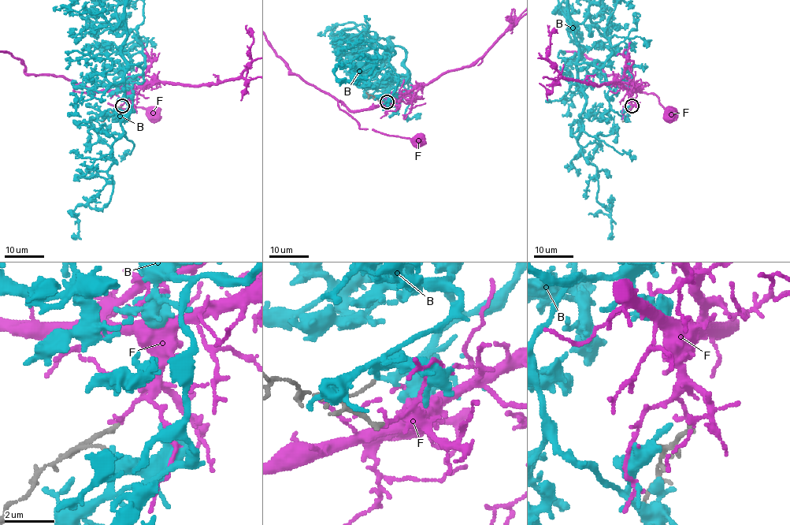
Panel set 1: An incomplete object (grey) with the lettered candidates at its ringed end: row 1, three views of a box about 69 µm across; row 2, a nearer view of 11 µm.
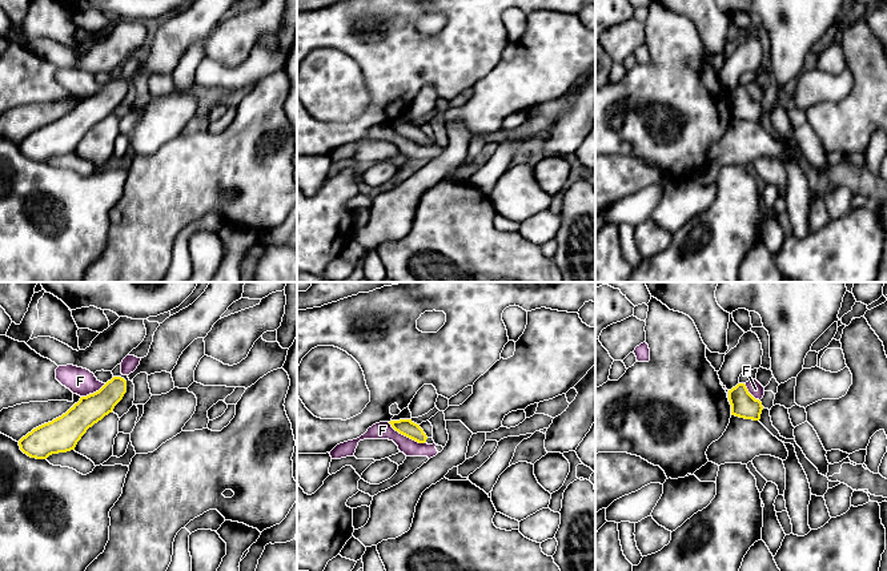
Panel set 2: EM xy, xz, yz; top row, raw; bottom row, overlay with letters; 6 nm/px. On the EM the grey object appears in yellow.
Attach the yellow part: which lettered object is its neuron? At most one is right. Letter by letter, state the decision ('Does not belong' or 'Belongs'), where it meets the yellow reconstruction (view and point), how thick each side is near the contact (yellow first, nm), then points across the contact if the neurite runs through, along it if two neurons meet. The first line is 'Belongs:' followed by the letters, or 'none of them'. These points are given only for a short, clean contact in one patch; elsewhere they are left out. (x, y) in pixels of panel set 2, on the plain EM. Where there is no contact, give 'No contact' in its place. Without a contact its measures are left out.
Belongs: none of them
B: Does not belong. No contact
F: Does not belong. Touches yellow at xz (406, 137). Thickness 100 nm (yellow) against 110 nm. Boundary: xz (388, 124), (400, 135), (424, 145)

